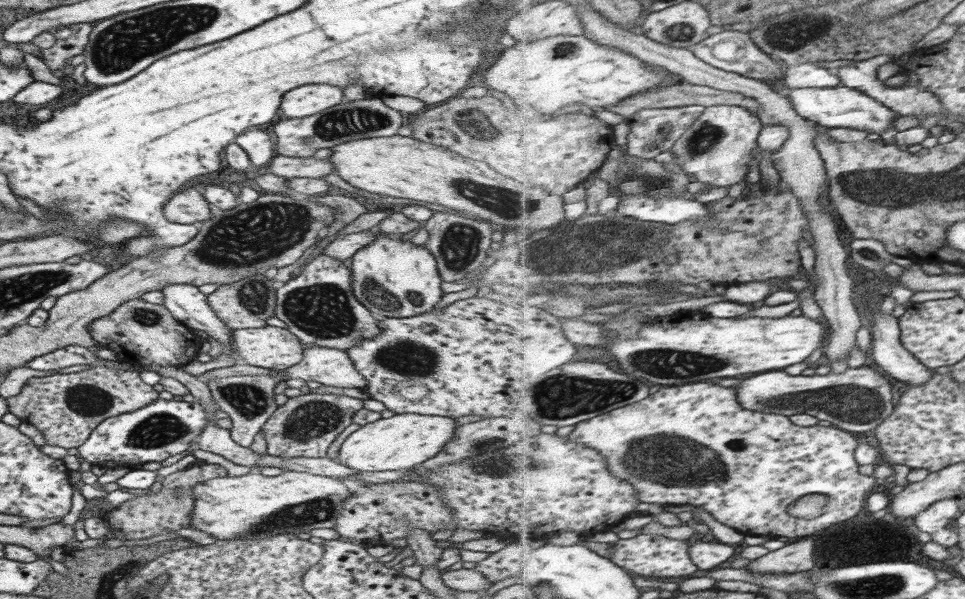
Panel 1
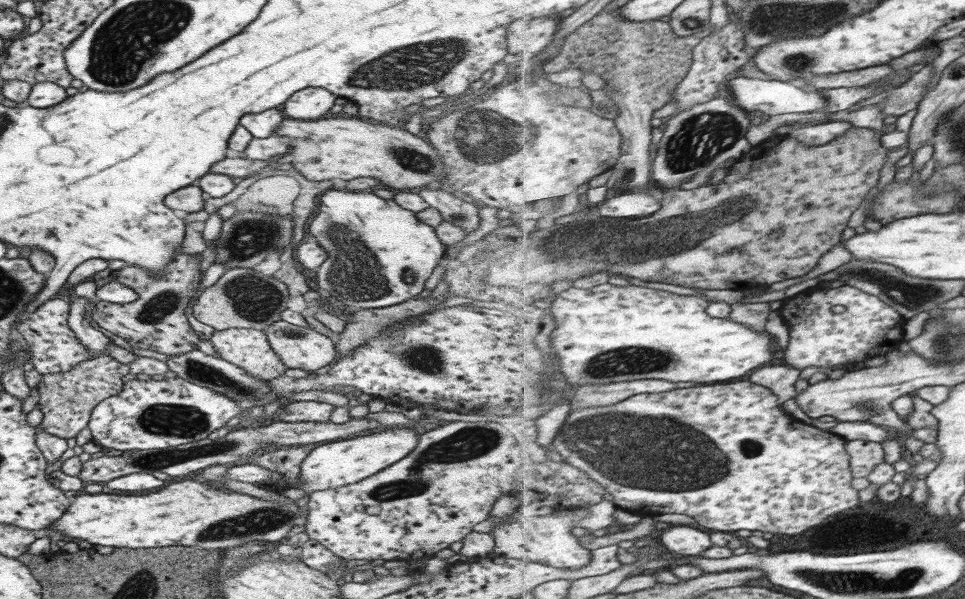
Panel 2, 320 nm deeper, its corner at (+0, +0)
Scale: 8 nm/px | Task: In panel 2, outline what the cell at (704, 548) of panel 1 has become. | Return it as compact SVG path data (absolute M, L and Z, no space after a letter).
M670 525L659 532L658 543L665 545L672 553L685 556L699 556L713 546L709 532L692 525Z

